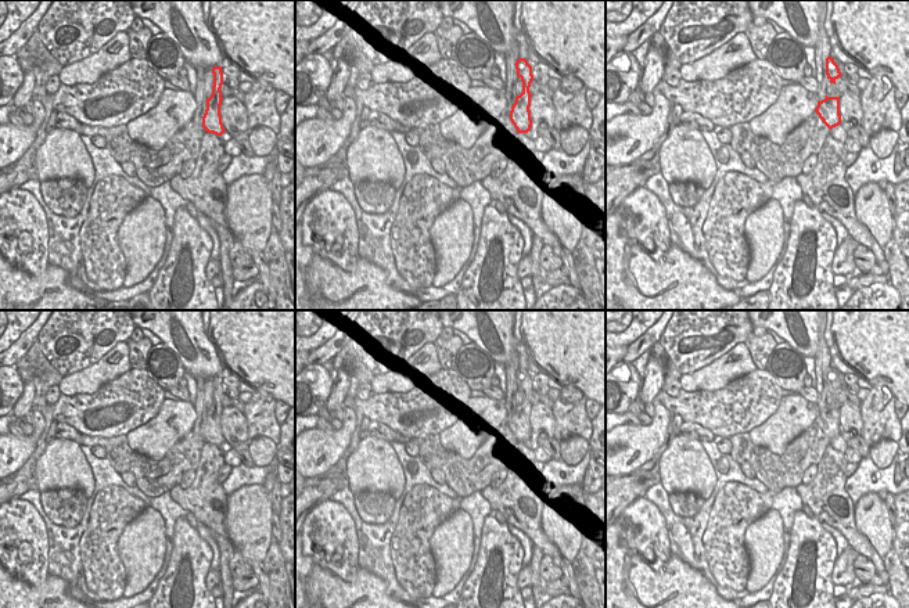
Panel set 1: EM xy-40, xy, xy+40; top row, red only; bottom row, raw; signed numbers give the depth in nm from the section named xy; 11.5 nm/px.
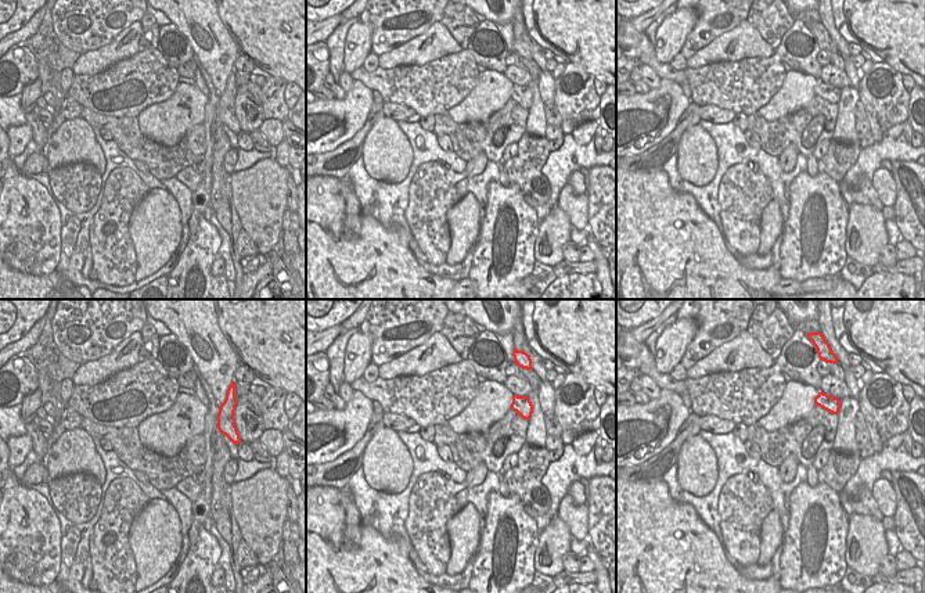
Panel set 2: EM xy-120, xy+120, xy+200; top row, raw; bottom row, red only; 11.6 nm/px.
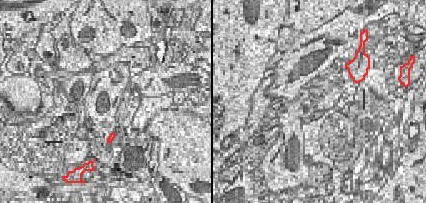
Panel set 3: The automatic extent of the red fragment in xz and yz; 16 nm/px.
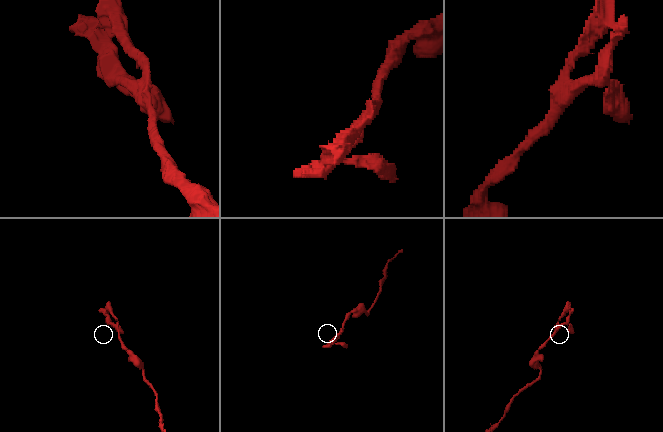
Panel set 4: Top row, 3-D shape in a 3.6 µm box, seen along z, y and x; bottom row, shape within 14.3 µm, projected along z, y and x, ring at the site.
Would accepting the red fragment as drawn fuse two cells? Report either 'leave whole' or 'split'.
leave whole

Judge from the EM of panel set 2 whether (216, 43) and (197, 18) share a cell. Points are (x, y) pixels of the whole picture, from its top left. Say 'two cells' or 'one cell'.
one cell

